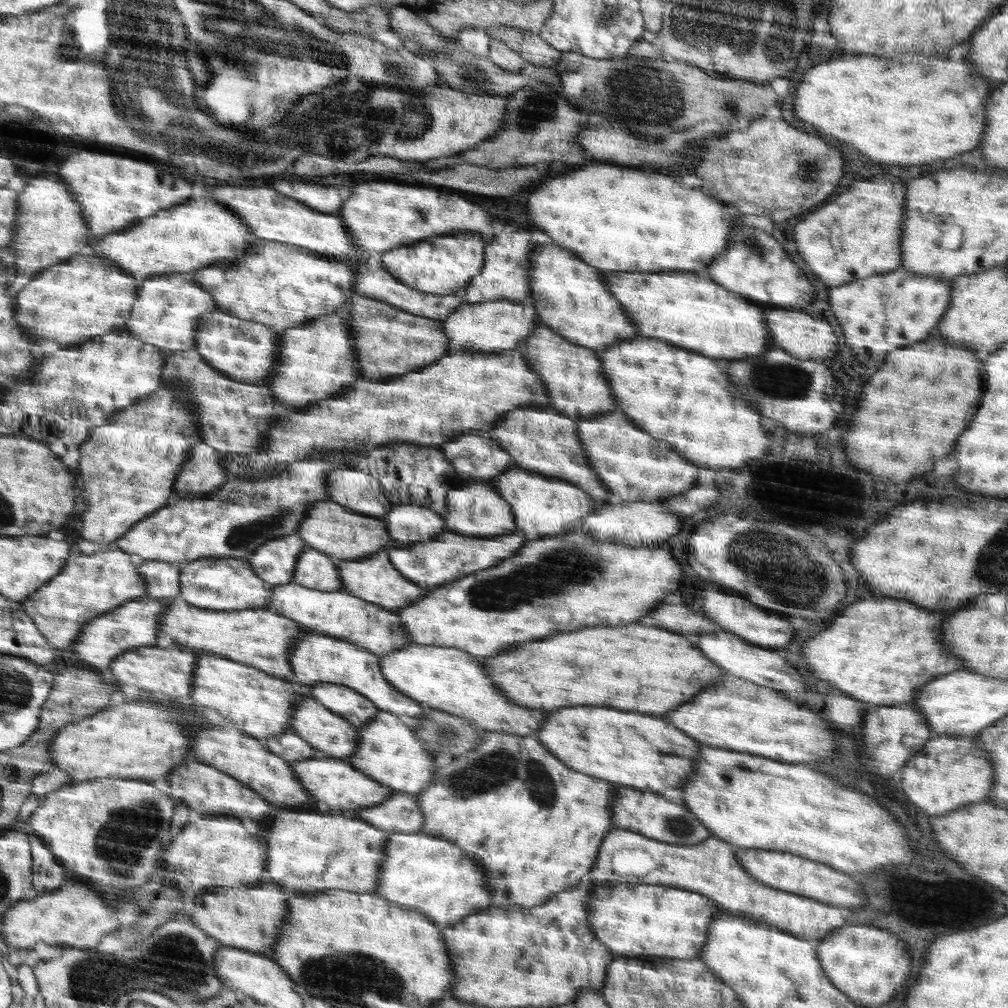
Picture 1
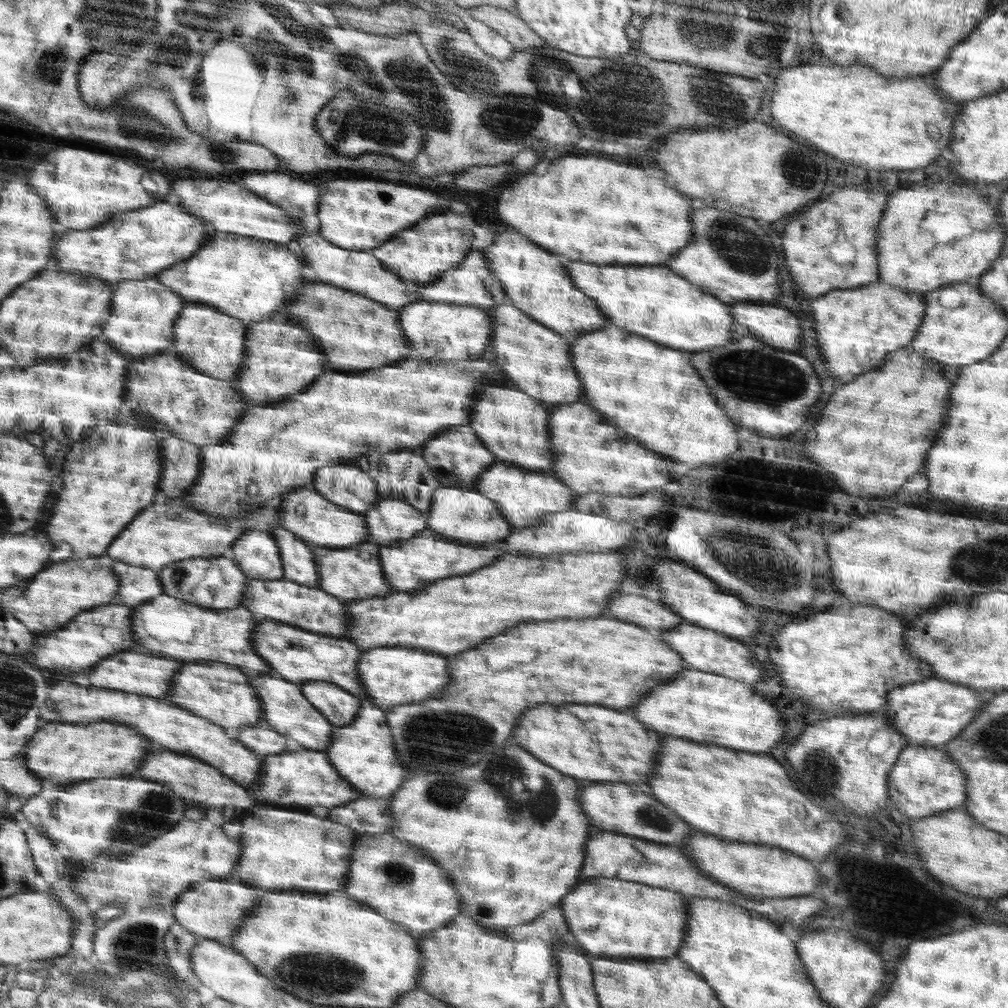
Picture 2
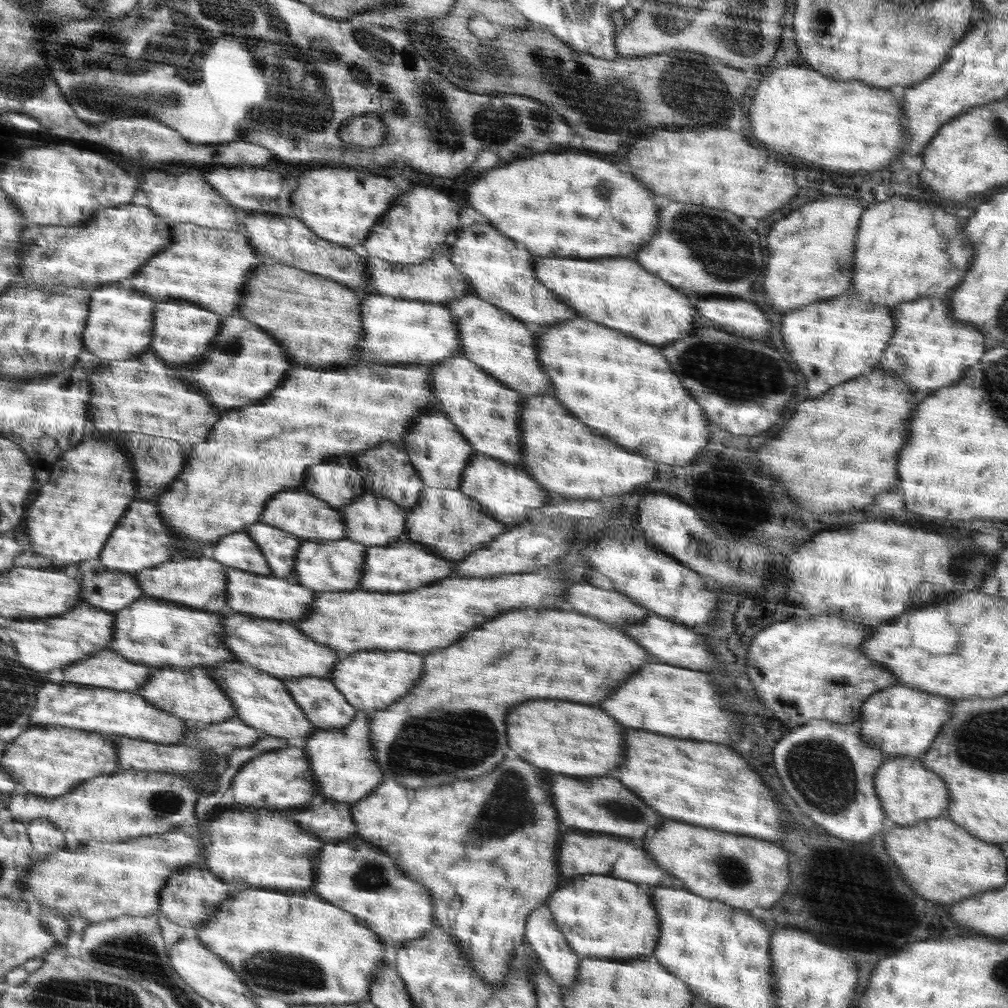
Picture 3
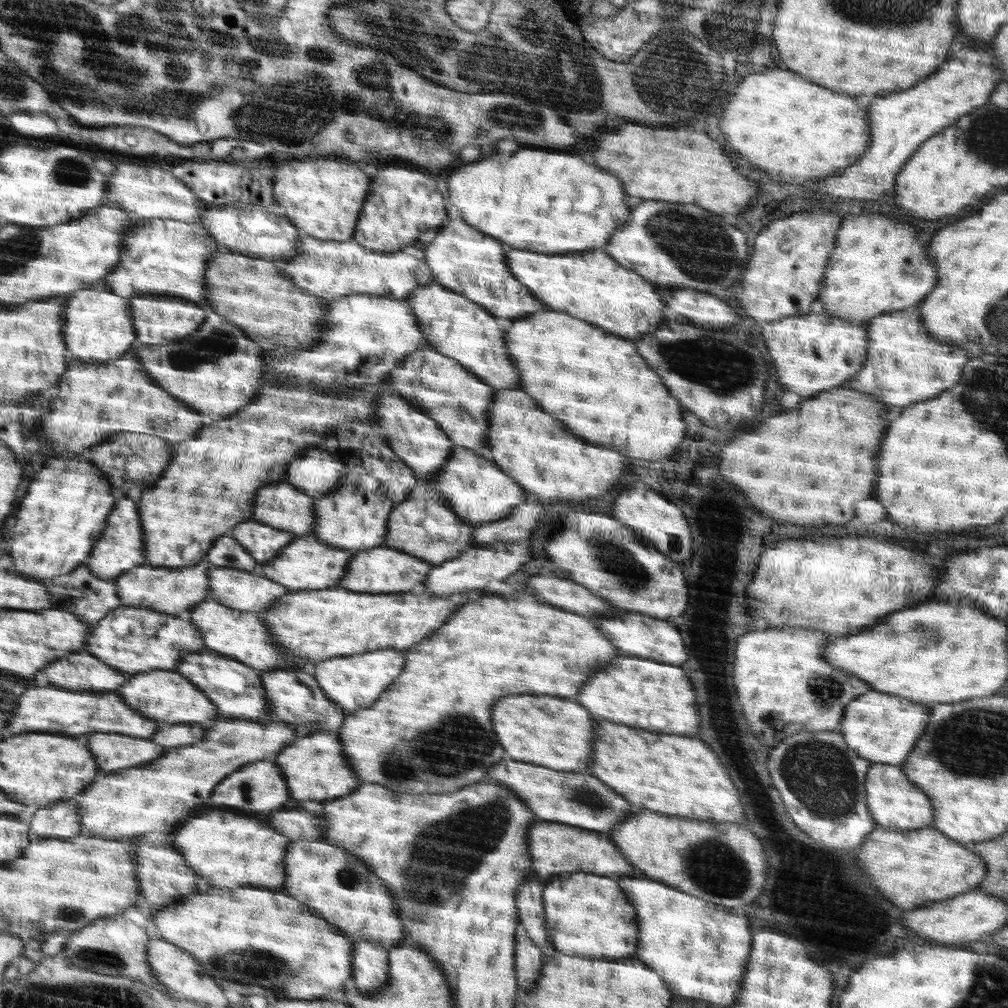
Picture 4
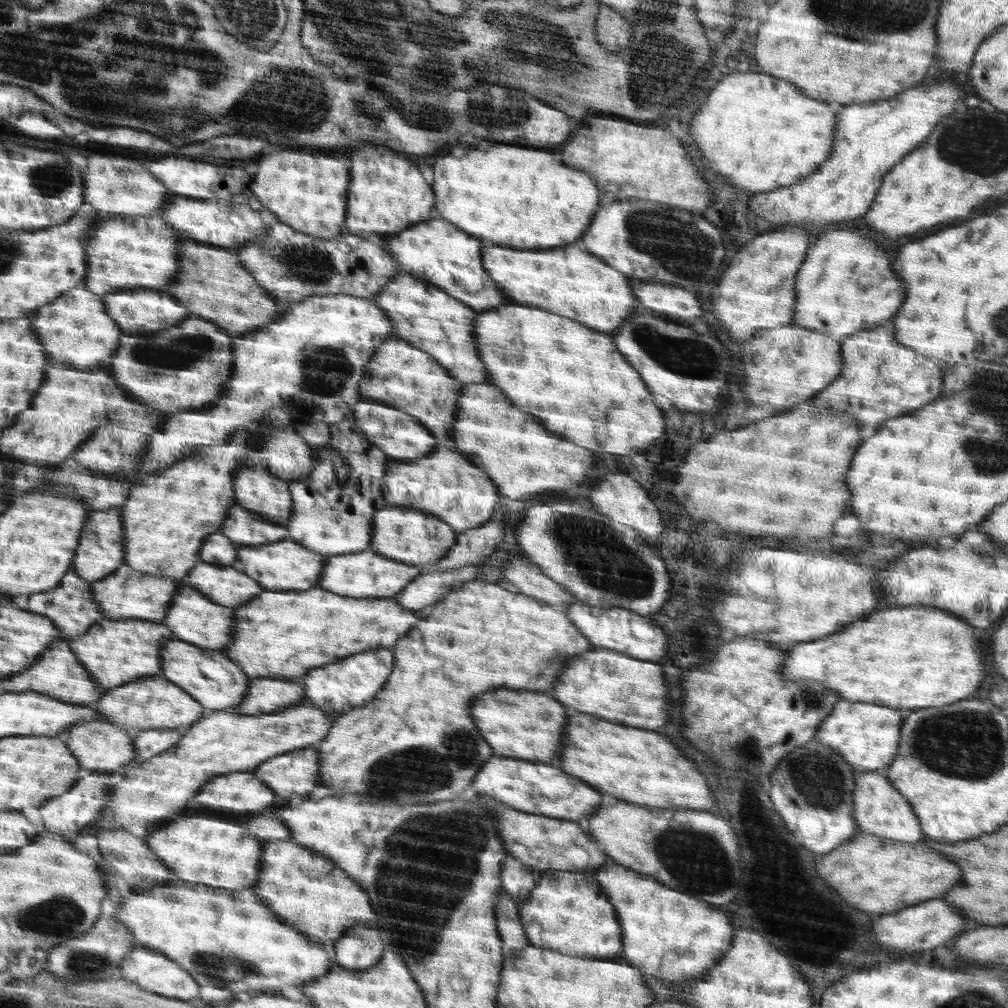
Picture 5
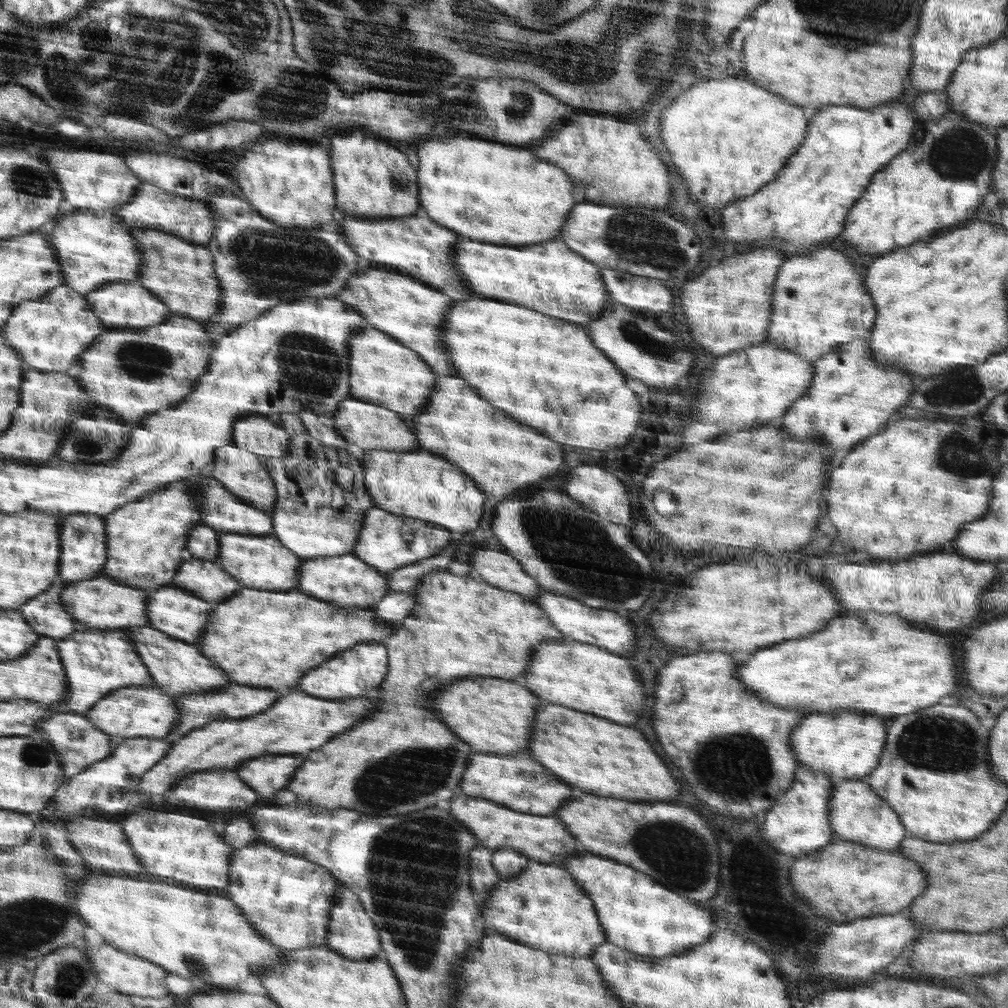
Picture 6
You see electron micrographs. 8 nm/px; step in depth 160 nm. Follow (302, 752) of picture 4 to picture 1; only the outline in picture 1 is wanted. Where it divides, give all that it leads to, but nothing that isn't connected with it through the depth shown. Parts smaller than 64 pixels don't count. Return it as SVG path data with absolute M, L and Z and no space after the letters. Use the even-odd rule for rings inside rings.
M381 711L373 721L362 725L359 730L361 741L357 752L348 758L354 767L398 793L418 794L431 785L433 755L431 757L423 742L417 739L416 730L404 725L398 716Z

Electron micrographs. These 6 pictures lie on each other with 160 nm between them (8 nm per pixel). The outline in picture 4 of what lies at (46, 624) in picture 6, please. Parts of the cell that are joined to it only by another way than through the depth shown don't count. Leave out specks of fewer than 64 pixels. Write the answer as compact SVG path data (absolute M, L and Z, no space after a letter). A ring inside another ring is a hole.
M85 564L60 578L54 577L50 580L52 582L45 582L45 586L48 586L51 602L54 602L52 609L68 610L72 614L77 614L77 617L87 624L97 623L109 611L121 606L121 600L113 583L114 579L104 580L94 576Z

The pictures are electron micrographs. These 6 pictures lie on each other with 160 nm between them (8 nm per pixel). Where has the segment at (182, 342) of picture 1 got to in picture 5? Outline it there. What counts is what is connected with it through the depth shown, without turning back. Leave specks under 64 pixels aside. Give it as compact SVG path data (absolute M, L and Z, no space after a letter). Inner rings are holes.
M83 283L62 293L56 301L41 306L29 314L33 317L33 332L41 342L49 364L64 365L83 370L103 366L121 344L123 332L105 310L102 295L92 294Z

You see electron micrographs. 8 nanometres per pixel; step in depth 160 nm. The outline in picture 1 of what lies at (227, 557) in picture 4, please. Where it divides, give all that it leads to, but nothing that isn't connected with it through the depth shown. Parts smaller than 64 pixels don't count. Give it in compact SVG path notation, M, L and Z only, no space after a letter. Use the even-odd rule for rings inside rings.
M292 533L285 537L270 539L260 545L249 558L254 574L270 585L285 585L293 581L298 556L306 548L304 541Z

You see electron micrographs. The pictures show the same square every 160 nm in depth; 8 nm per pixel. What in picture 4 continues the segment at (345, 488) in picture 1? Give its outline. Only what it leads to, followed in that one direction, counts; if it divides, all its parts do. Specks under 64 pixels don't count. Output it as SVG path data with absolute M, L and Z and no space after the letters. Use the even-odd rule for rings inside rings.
M310 449L289 464L284 480L316 498L336 490L341 478L350 469L351 466L344 463L341 457L328 453L325 449Z

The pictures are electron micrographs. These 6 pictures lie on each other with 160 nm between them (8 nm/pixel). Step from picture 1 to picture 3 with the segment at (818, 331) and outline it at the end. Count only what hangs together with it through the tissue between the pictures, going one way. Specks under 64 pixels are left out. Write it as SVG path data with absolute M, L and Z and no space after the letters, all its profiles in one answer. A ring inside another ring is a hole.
M697 299L697 314L746 336L766 336L770 323L753 300Z

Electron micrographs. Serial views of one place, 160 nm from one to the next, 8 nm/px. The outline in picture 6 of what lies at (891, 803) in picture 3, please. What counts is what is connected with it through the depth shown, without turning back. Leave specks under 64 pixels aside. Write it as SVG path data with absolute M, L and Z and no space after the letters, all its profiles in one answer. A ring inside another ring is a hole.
M846 779L837 783L829 796L829 825L833 830L834 840L850 840L860 845L872 847L878 851L896 851L900 848L900 841L908 836L898 815L887 806L863 779Z

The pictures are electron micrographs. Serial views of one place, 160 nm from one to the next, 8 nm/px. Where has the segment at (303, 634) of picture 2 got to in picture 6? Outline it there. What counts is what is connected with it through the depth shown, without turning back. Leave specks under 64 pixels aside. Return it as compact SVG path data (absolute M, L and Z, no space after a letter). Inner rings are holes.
M174 584L162 586L160 589L149 593L149 601L145 608L148 610L149 625L156 630L170 634L172 638L182 638L186 642L194 643L194 640L204 632L206 616L212 610L212 606L206 600Z

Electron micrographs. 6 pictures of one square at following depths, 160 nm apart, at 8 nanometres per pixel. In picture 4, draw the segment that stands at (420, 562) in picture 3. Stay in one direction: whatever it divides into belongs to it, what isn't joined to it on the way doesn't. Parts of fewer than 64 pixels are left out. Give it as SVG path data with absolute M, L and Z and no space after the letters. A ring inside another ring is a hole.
M389 546L373 547L354 552L345 577L340 581L340 586L346 590L370 594L416 591L422 586L433 565L422 558L416 558L412 554L406 554Z

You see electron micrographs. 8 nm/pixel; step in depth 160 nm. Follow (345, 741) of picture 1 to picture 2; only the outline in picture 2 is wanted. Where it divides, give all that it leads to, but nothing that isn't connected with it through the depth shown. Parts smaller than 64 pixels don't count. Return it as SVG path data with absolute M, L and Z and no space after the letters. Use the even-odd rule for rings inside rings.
M250 674L253 689L261 699L263 721L272 730L296 740L306 749L326 751L333 742L336 727L324 714L313 706L301 690L301 684L293 683L274 674Z

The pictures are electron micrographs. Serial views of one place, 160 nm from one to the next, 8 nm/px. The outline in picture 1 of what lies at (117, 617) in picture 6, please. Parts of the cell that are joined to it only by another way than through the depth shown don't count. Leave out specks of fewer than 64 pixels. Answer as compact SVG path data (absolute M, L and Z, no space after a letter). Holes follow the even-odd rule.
M202 557L183 563L180 569L178 598L198 608L215 611L264 609L273 598L273 585L254 574L249 561L245 559Z

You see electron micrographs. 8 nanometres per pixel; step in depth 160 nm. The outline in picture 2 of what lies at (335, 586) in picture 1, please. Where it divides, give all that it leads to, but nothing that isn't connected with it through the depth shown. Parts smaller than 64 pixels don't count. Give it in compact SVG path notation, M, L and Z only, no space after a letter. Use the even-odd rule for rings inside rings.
M272 525L266 530L275 538L278 545L284 578L316 587L319 583L319 574L313 547L281 525Z

